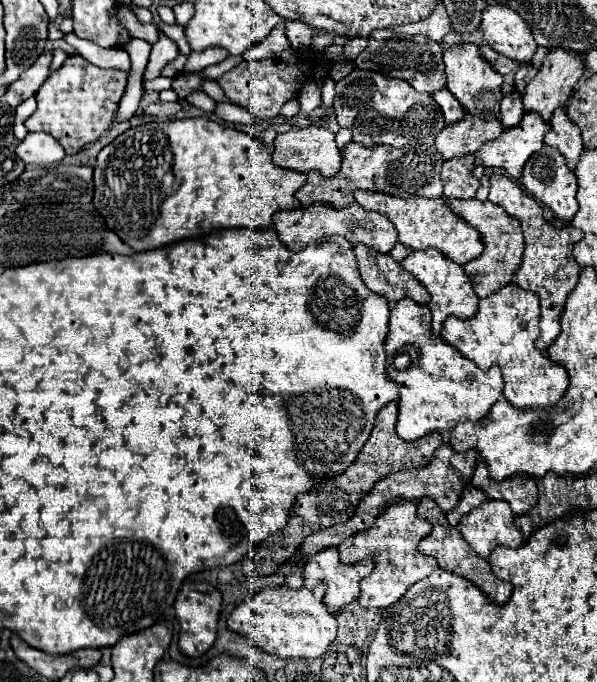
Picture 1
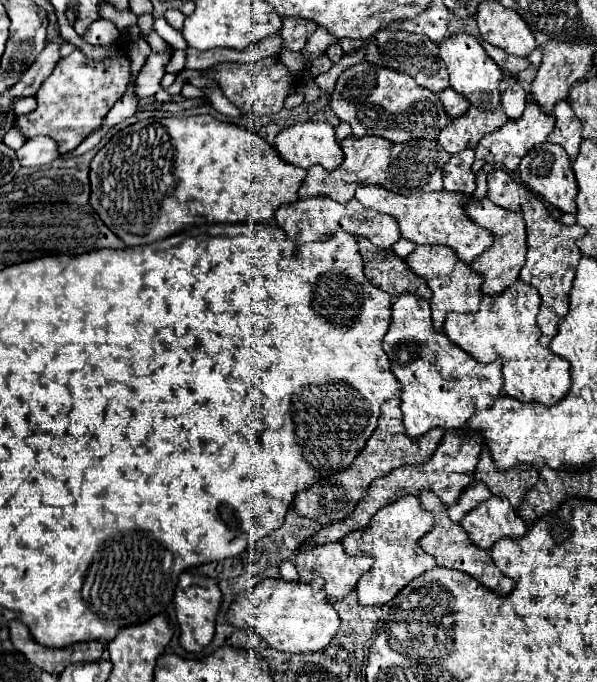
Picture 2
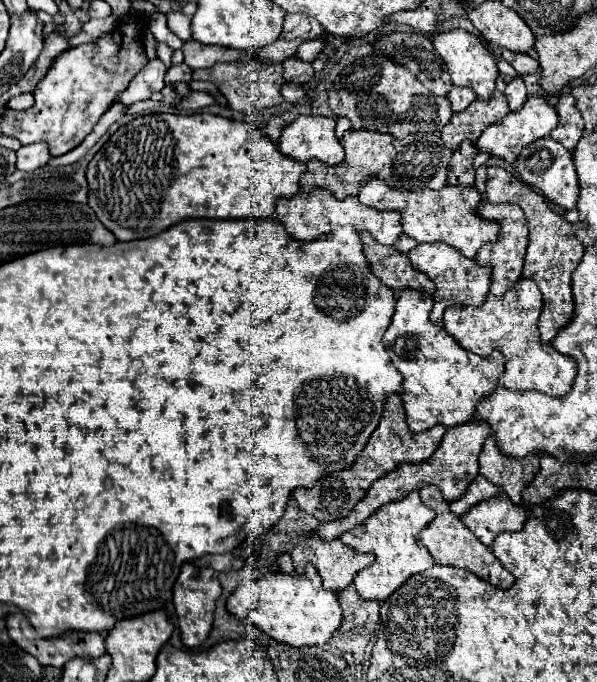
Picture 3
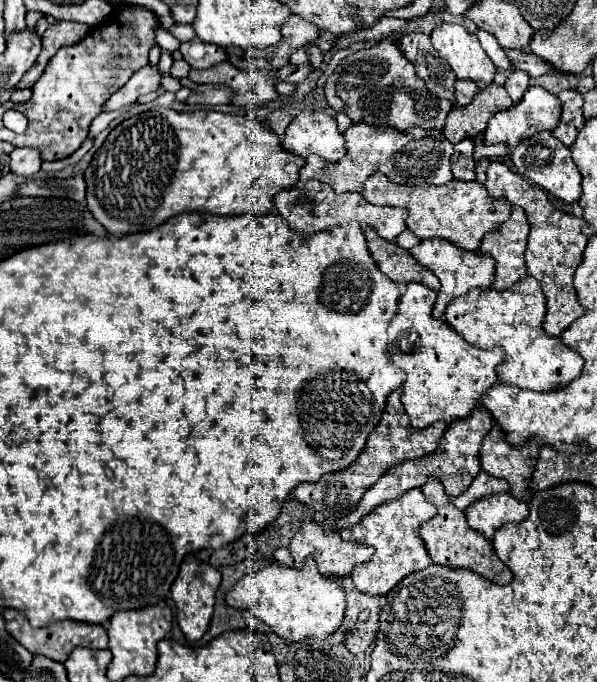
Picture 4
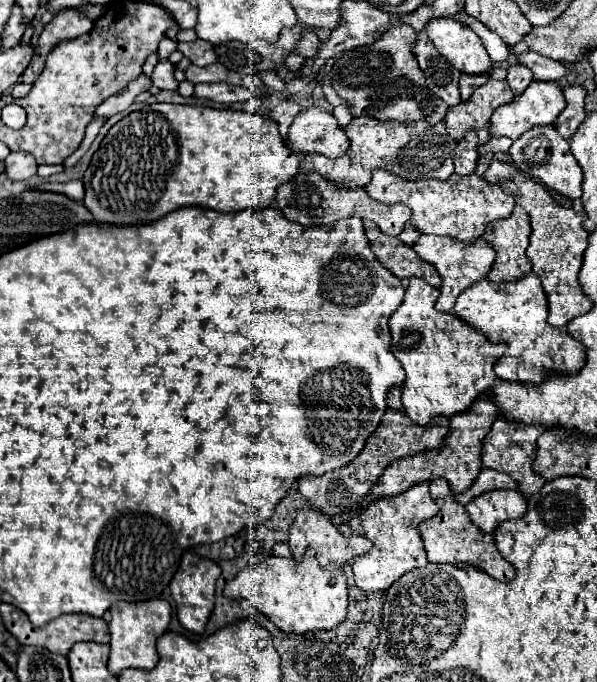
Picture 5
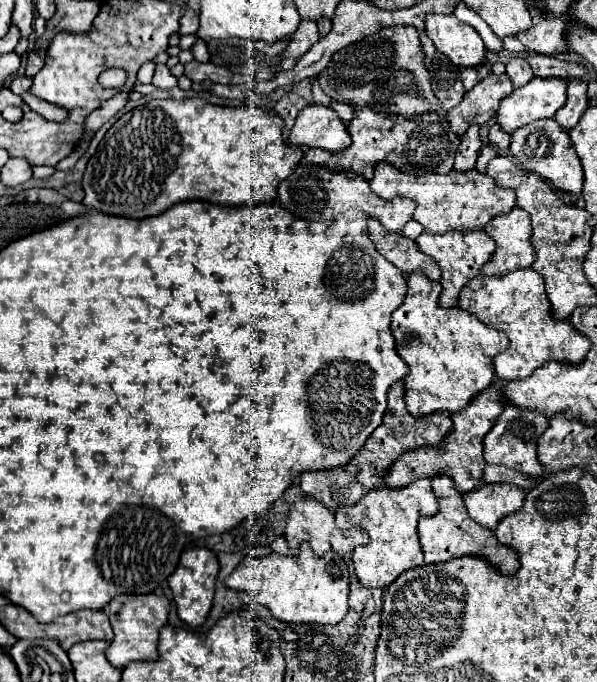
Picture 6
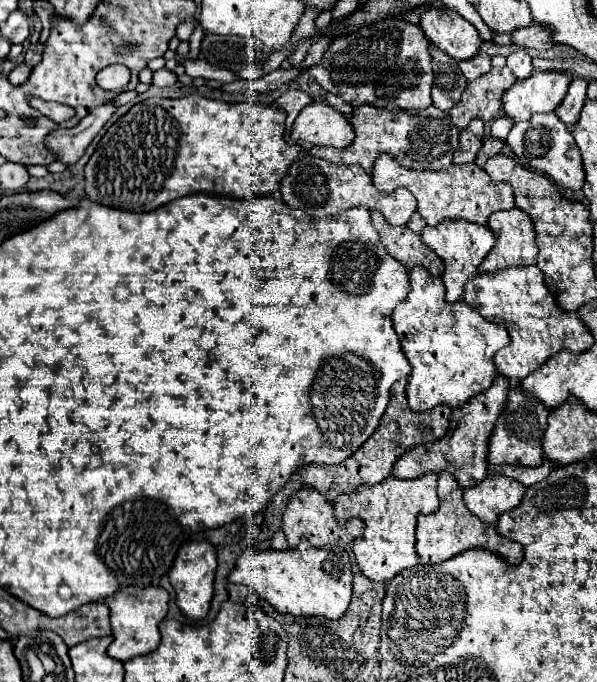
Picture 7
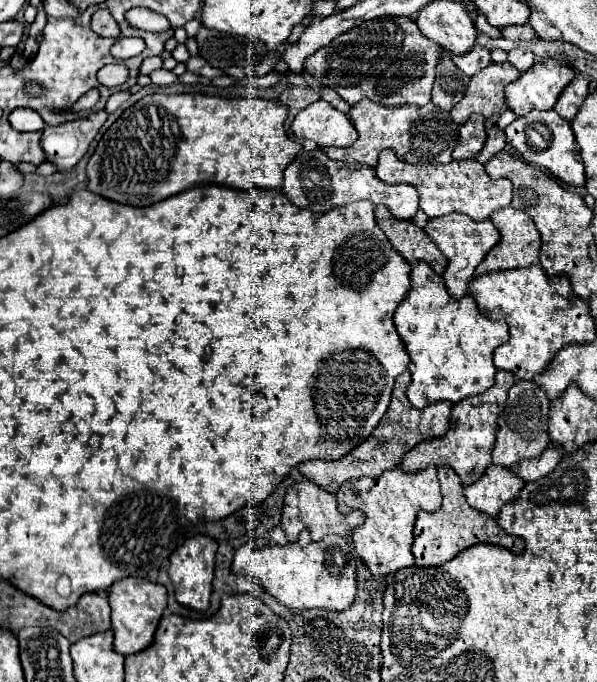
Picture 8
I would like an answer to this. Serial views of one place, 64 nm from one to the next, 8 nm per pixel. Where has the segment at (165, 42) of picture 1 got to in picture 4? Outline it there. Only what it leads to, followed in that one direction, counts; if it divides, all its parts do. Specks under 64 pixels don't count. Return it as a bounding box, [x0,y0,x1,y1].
[104,64,162,112]

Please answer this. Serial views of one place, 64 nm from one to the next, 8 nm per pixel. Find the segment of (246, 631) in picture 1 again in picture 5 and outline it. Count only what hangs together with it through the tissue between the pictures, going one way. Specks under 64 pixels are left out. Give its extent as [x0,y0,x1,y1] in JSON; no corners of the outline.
[226,552,348,634]

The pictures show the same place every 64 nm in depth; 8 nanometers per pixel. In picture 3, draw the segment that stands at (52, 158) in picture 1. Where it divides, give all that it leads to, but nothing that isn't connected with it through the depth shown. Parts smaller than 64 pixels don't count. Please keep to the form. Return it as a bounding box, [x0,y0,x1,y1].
[16,142,50,172]

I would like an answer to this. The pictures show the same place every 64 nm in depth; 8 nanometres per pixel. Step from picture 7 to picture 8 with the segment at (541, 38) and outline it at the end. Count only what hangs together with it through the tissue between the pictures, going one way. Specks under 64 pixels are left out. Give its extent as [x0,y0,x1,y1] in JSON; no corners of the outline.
[502,24,538,42]

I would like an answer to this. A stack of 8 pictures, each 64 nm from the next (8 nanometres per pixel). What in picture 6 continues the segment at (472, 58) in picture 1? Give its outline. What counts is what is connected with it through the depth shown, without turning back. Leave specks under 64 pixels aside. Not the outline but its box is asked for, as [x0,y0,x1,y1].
[426,14,486,68]

